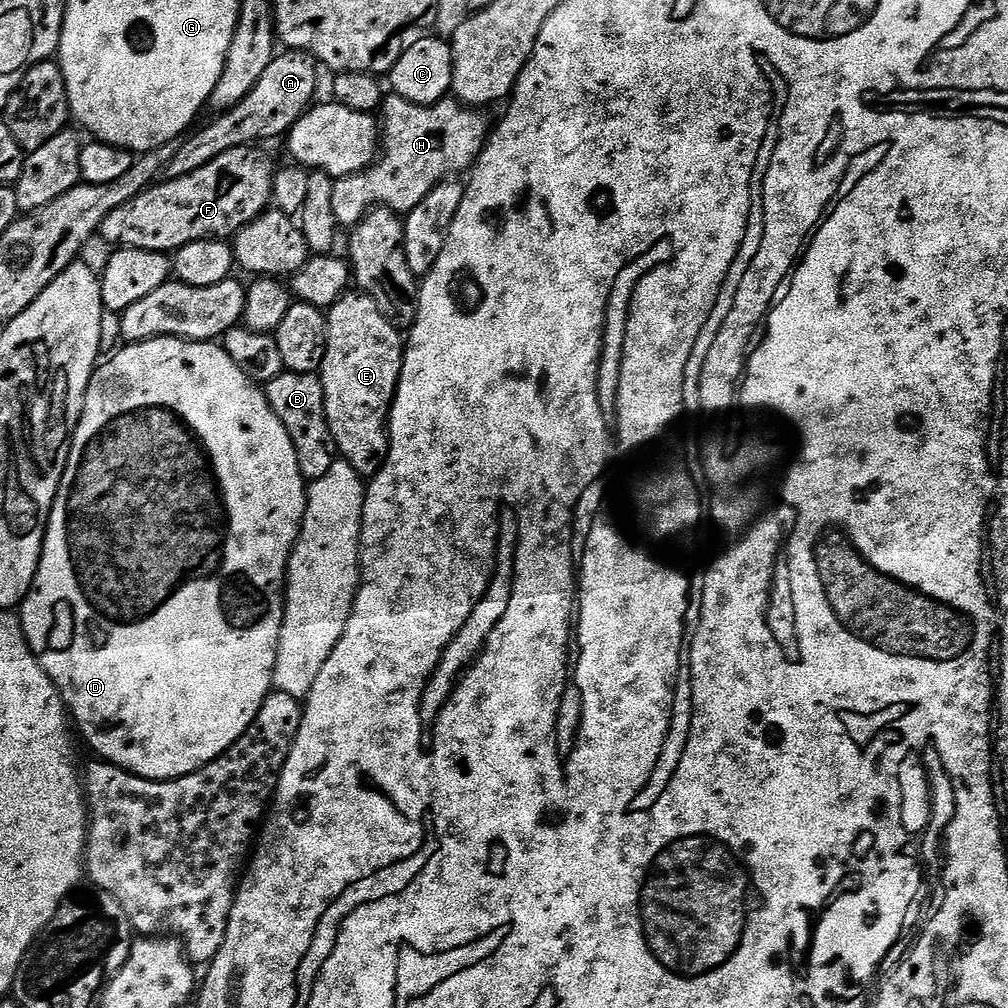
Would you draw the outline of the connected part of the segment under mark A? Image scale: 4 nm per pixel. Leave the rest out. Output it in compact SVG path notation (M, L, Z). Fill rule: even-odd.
M284 50L273 55L270 66L266 66L262 78L258 78L254 90L250 90L250 94L246 94L242 102L221 111L217 120L210 121L205 128L197 127L179 141L178 154L174 154L174 158L170 158L165 166L163 179L173 180L194 174L194 170L202 170L202 166L226 154L226 150L256 146L261 143L259 140L272 140L275 136L287 137L288 131L304 117L317 99L316 68L318 69L317 61L307 52Z

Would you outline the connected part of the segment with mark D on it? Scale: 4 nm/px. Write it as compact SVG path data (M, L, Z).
M159 336L153 340L129 344L121 349L113 360L106 361L107 359L105 359L92 373L92 381L84 395L84 409L80 415L80 421L75 432L72 433L72 443L68 445L68 461L64 467L64 477L48 519L48 528L44 532L44 549L40 555L40 565L31 590L26 594L24 603L19 605L18 615L20 624L24 627L24 636L28 639L30 650L36 655L42 670L46 670L46 674L59 690L60 696L64 700L64 707L68 709L71 723L74 725L79 739L81 736L96 751L95 755L99 759L106 760L110 764L117 764L132 776L141 776L147 780L177 780L186 774L194 774L199 768L214 762L214 758L218 758L226 750L230 750L230 746L234 746L234 742L238 742L238 738L242 738L242 734L246 734L250 722L254 722L258 710L262 710L264 699L268 697L269 692L273 691L272 671L278 654L278 642L284 621L284 589L288 575L288 559L292 548L296 545L302 518L306 514L308 489L302 470L298 466L298 454L294 442L290 438L290 434L286 434L286 426L282 426L278 414L274 414L265 389L257 381L250 379L219 343L179 340L177 336Z

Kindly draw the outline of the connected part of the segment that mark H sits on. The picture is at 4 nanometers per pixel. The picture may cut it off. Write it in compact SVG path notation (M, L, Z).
M395 94L385 95L382 101L382 113L384 112L385 120L382 120L382 135L378 140L378 158L373 160L368 167L363 168L360 172L355 172L352 176L341 176L334 183L334 214L336 215L337 225L355 226L360 223L360 220L373 208L379 206L381 208L389 208L390 211L397 214L407 214L410 210L414 210L414 206L418 206L418 202L422 202L422 198L426 198L426 194L434 188L434 186L441 183L443 180L455 177L456 172L467 173L469 169L475 165L476 161L480 158L480 151L484 149L485 144L488 143L488 137L490 135L490 123L483 116L483 111L477 110L472 106L465 106L455 98L445 98L439 100L436 104L415 104L410 102L406 98L397 96Z

